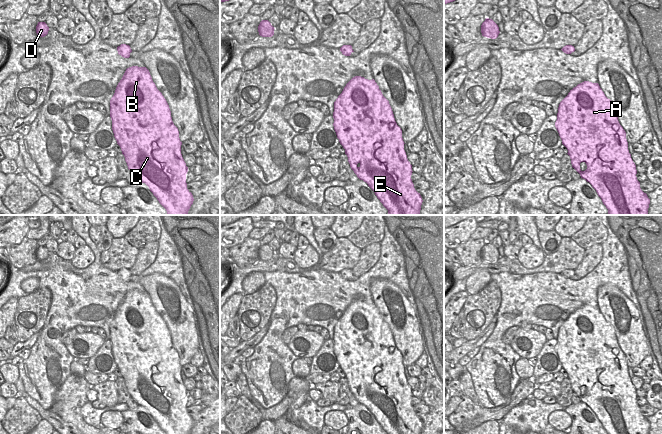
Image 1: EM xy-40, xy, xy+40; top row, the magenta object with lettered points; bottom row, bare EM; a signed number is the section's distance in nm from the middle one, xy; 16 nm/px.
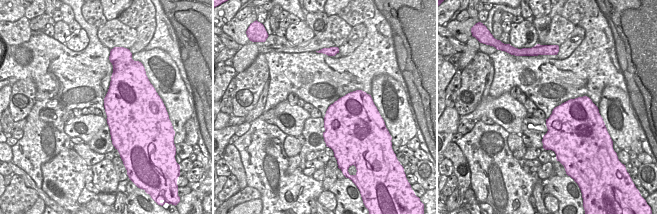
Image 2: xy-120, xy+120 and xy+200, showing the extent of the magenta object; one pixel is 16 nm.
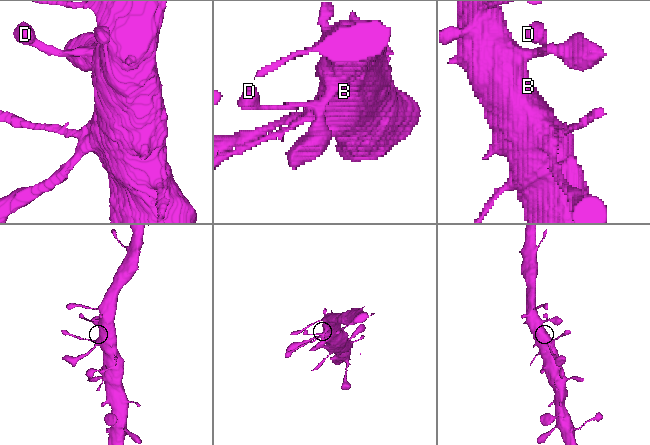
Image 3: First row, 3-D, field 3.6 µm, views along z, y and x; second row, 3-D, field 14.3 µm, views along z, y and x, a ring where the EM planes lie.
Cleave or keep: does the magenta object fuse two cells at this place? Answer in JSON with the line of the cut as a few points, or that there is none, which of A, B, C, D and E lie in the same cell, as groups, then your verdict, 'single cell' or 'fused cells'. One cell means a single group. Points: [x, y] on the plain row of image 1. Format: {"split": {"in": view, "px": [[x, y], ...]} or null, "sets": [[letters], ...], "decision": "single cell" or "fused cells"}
{"split": null, "sets": [["A", "B", "C", "D", "E"]], "decision": "single cell"}

